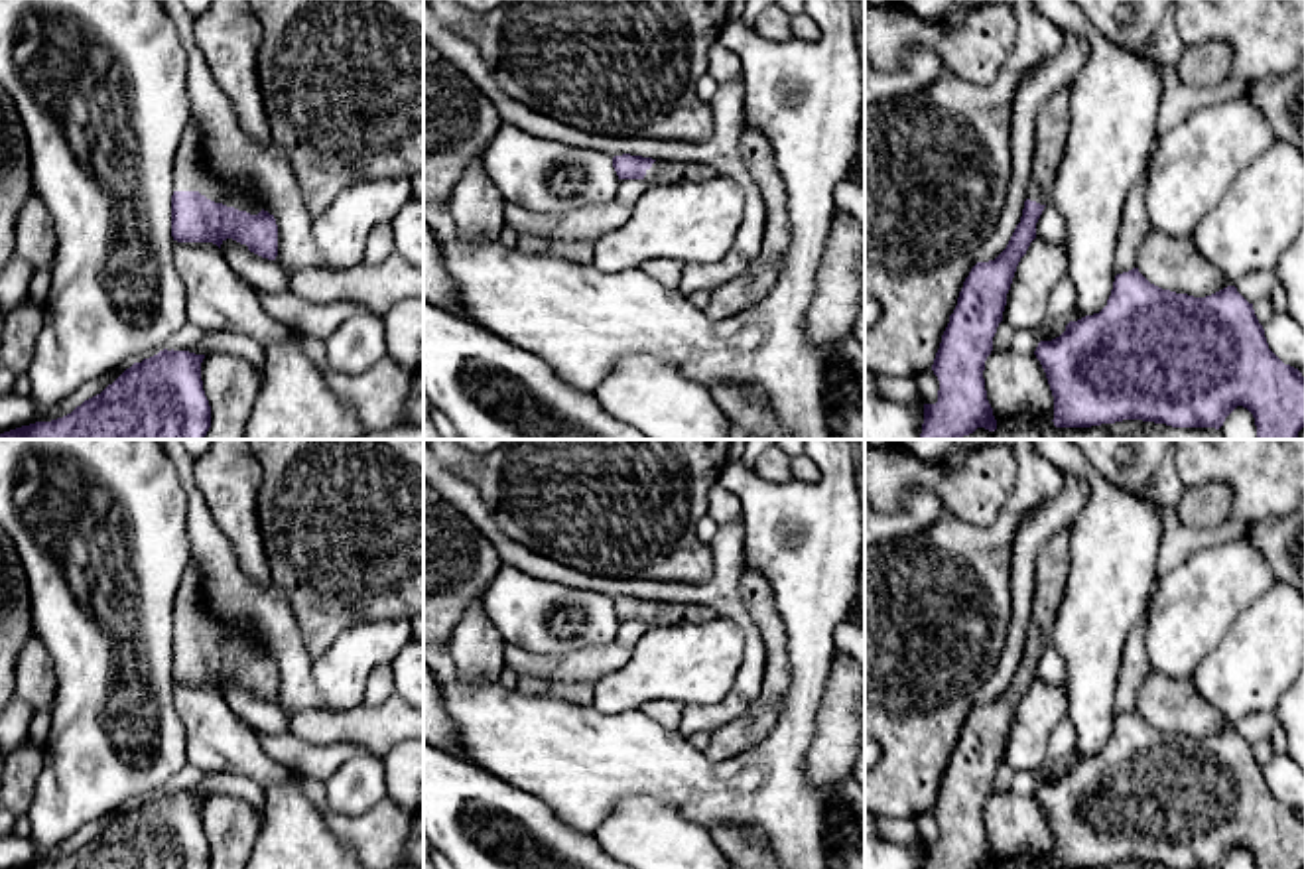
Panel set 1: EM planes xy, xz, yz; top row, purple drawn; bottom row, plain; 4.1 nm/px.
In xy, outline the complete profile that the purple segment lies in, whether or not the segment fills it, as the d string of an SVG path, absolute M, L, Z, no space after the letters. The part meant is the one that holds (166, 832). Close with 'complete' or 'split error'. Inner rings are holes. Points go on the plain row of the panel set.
M160 792L134 804L71 855L22 869L211 869L203 832L205 796Z | complete

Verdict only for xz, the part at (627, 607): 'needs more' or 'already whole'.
needs more

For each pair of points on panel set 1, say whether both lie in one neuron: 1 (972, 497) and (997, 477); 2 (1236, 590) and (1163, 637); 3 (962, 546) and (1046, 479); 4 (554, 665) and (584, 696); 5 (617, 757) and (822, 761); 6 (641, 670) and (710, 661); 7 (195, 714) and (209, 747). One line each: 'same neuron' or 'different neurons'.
1: same neuron
2: same neuron
3: same neuron
4: different neurons
5: different neurons
6: same neuron
7: same neuron

